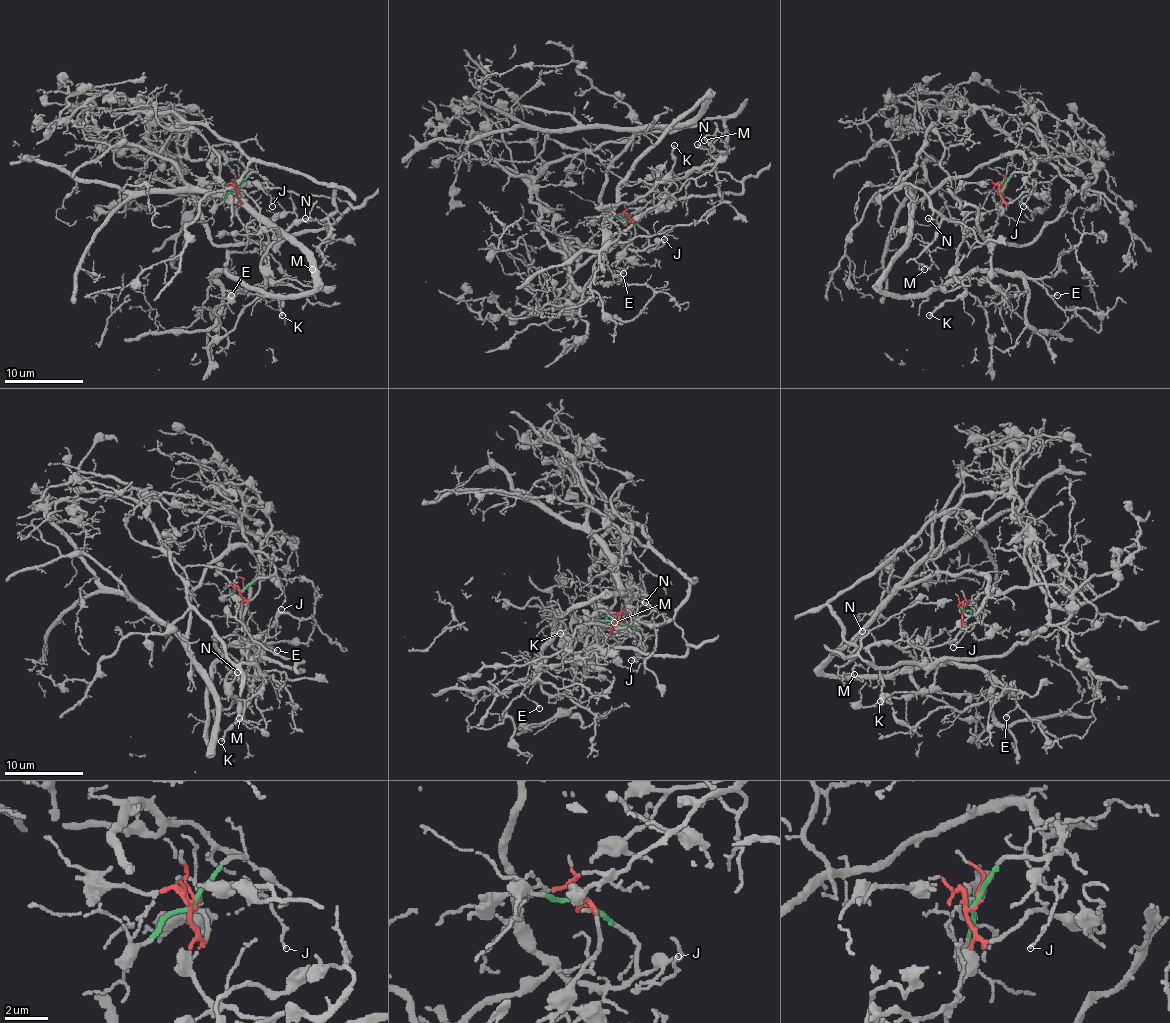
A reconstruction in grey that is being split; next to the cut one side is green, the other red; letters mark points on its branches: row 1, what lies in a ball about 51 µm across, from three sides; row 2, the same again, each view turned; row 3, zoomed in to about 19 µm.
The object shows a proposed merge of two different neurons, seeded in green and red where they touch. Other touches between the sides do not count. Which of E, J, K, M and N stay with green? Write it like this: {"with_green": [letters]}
{"with_green": ["E", "J"]}

